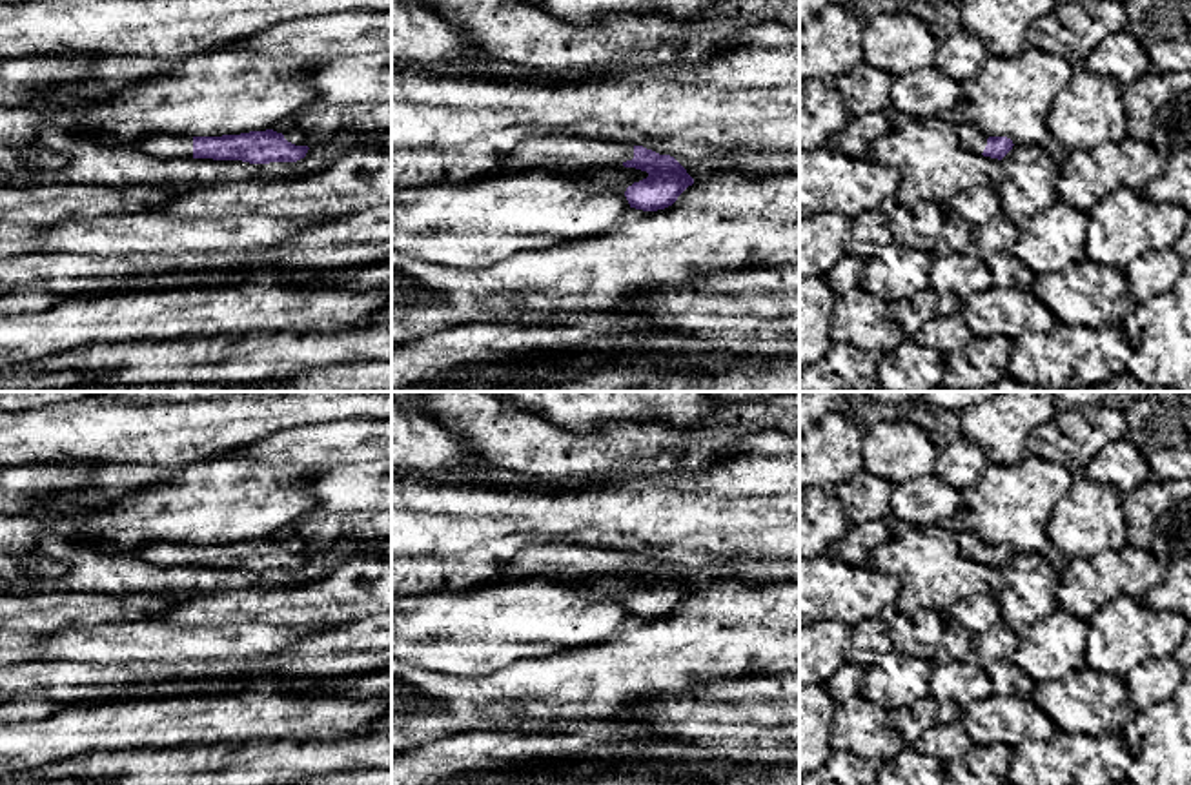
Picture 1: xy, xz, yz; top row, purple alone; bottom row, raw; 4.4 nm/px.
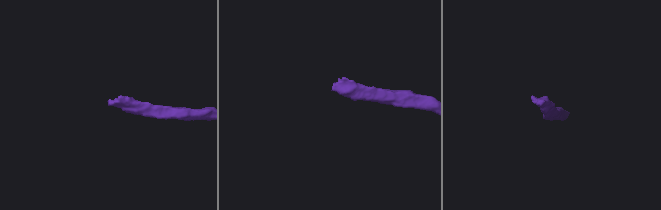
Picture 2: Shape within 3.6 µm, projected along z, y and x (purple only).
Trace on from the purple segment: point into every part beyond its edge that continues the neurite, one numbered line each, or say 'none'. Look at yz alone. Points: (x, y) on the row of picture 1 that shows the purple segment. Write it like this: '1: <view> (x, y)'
1: yz (971, 137)

